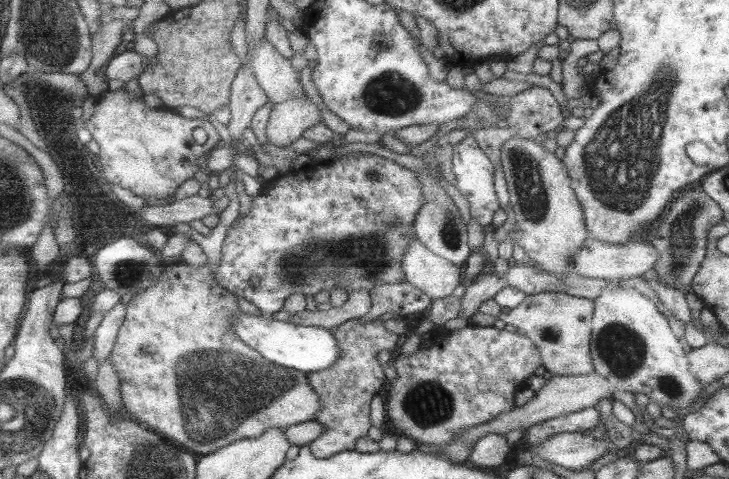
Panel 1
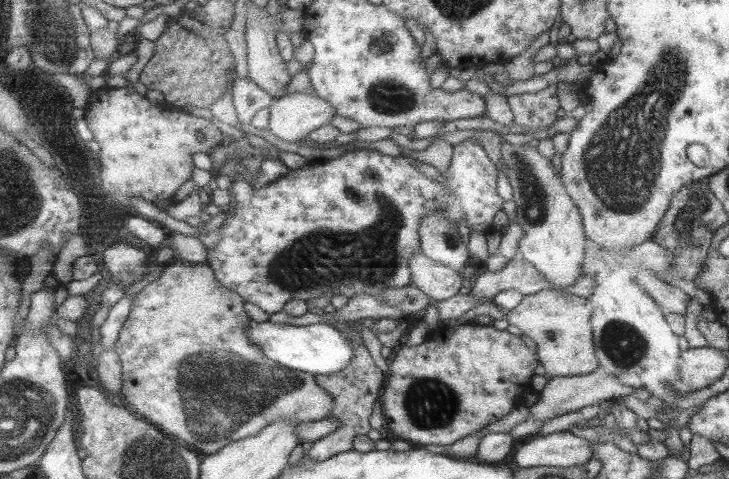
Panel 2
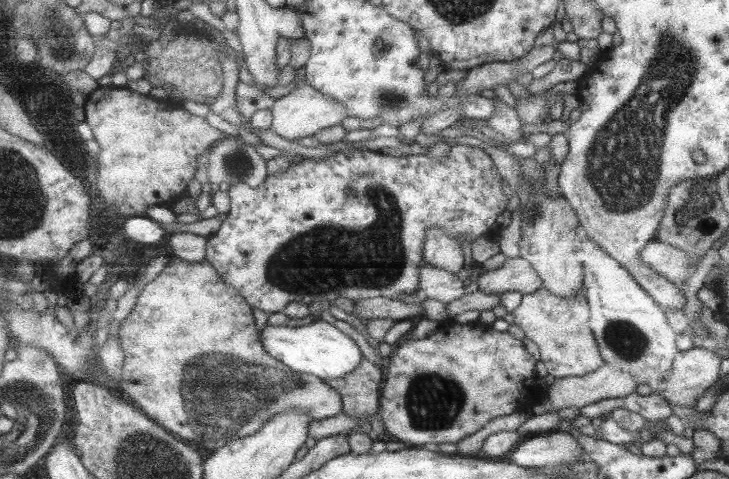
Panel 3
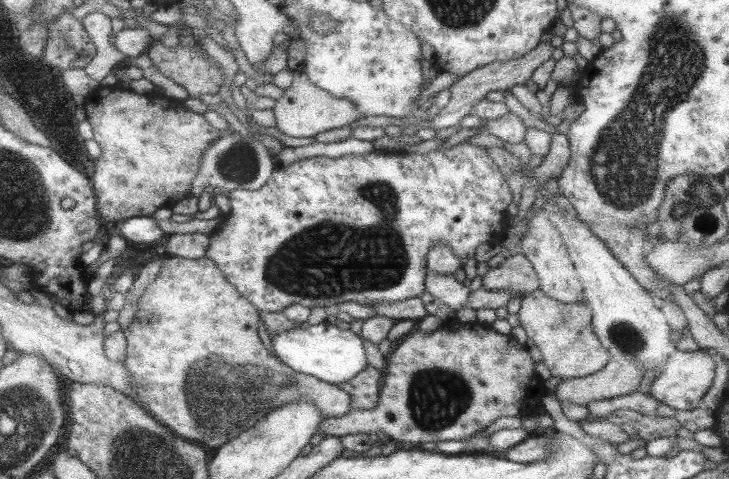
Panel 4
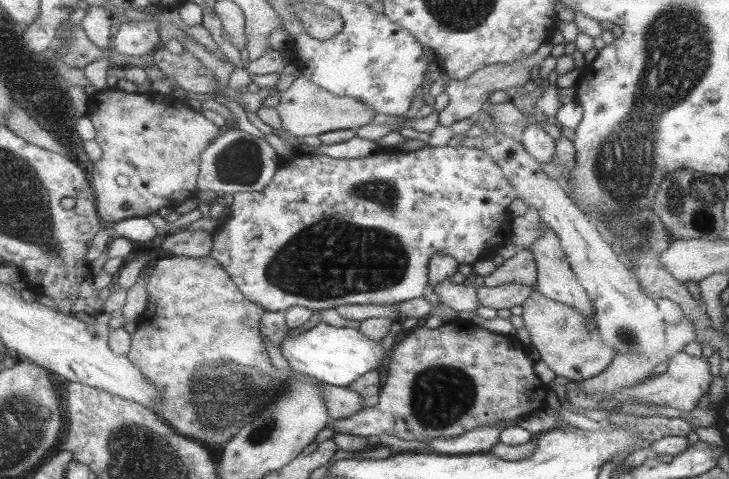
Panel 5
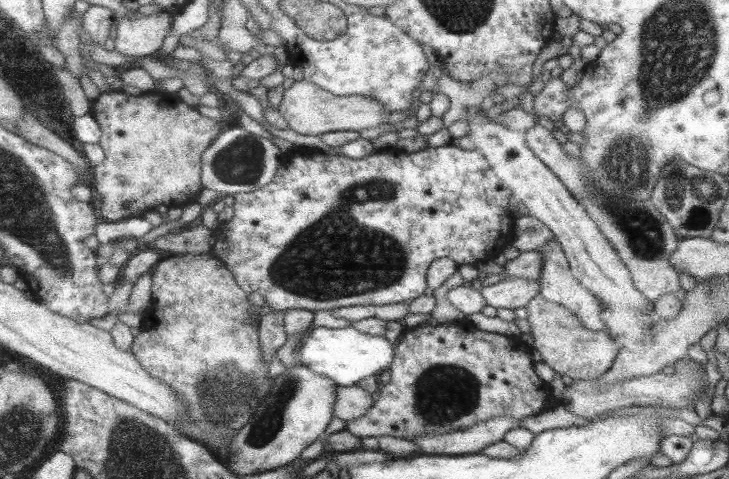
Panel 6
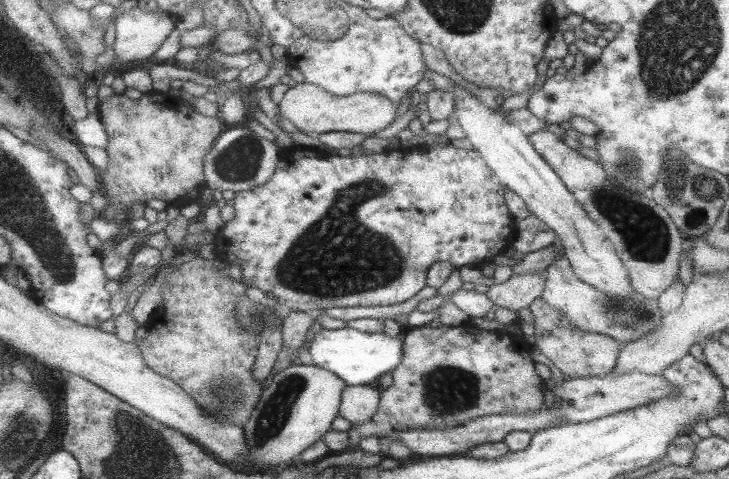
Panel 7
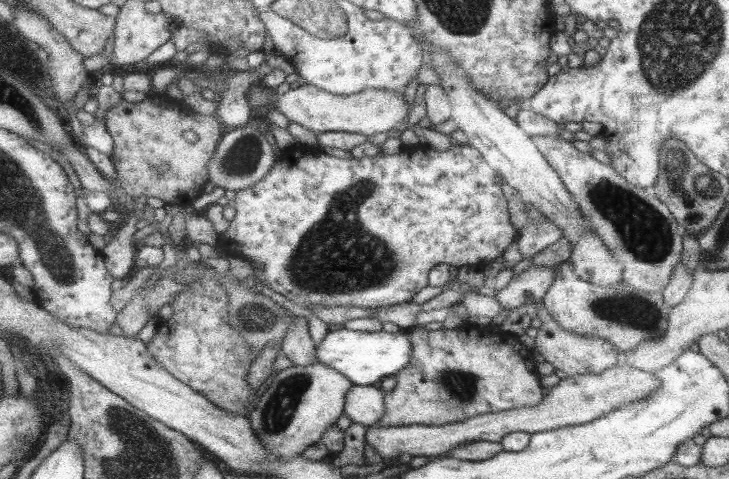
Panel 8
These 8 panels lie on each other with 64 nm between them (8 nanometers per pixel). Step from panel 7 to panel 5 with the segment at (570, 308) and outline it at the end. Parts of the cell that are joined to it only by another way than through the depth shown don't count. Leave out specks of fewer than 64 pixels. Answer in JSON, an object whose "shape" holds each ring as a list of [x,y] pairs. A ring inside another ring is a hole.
{"shape":[[[540,219],[539,227],[541,227],[541,236],[535,238],[533,244],[529,244],[525,248],[531,251],[533,262],[535,263],[535,289],[539,291],[539,294],[545,296],[545,298],[549,298],[549,300],[555,300],[555,302],[567,304],[567,306],[579,310],[581,315],[585,319],[588,319],[588,324],[596,328],[596,319],[594,318],[593,309],[591,309],[591,301],[587,299],[587,293],[585,293],[583,287],[577,282],[573,272],[571,272],[569,262],[565,258],[558,236]]]}

